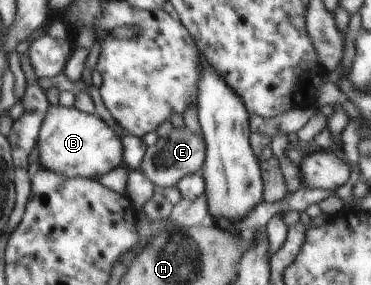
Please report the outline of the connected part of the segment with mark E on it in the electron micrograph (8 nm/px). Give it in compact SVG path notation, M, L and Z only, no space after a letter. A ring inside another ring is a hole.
M173 128L166 138L158 137L156 144L147 146L140 162L139 171L159 189L176 187L188 174L200 173L205 161L206 145L204 137L194 134L190 128Z

